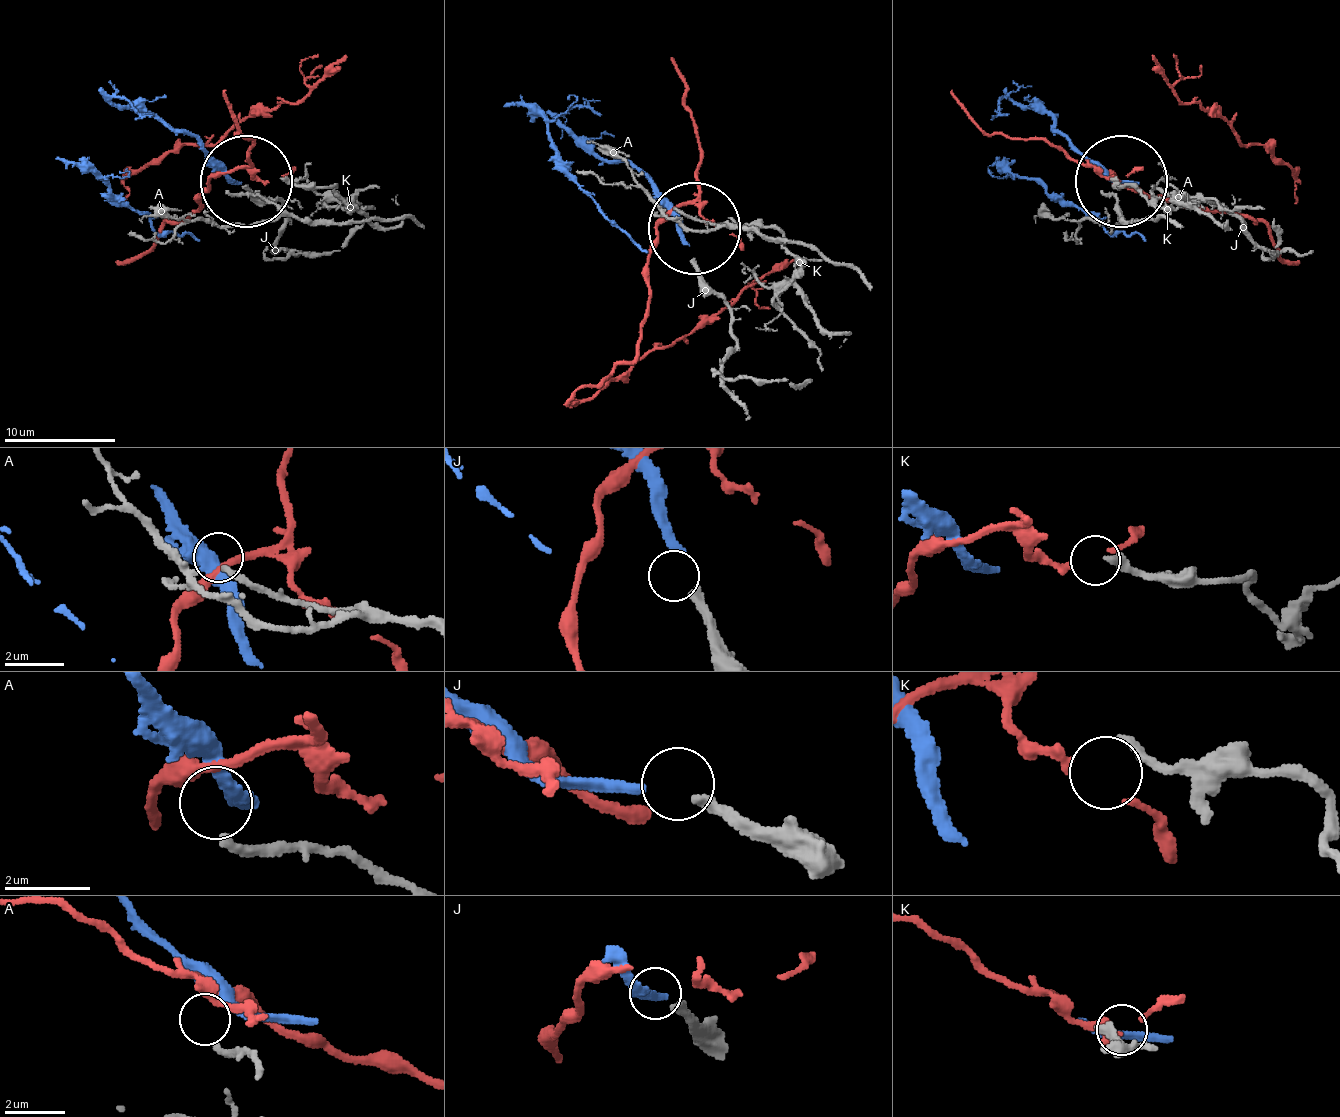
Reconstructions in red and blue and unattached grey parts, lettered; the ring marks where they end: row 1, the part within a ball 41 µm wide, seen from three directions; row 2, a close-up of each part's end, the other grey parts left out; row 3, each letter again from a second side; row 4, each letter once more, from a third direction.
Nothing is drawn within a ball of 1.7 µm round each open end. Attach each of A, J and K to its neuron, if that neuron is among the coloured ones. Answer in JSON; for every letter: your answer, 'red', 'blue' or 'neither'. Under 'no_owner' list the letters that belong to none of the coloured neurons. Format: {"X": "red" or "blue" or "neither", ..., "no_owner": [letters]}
{"A": "neither", "J": "blue", "K": "red", "no_owner": ["A"]}

